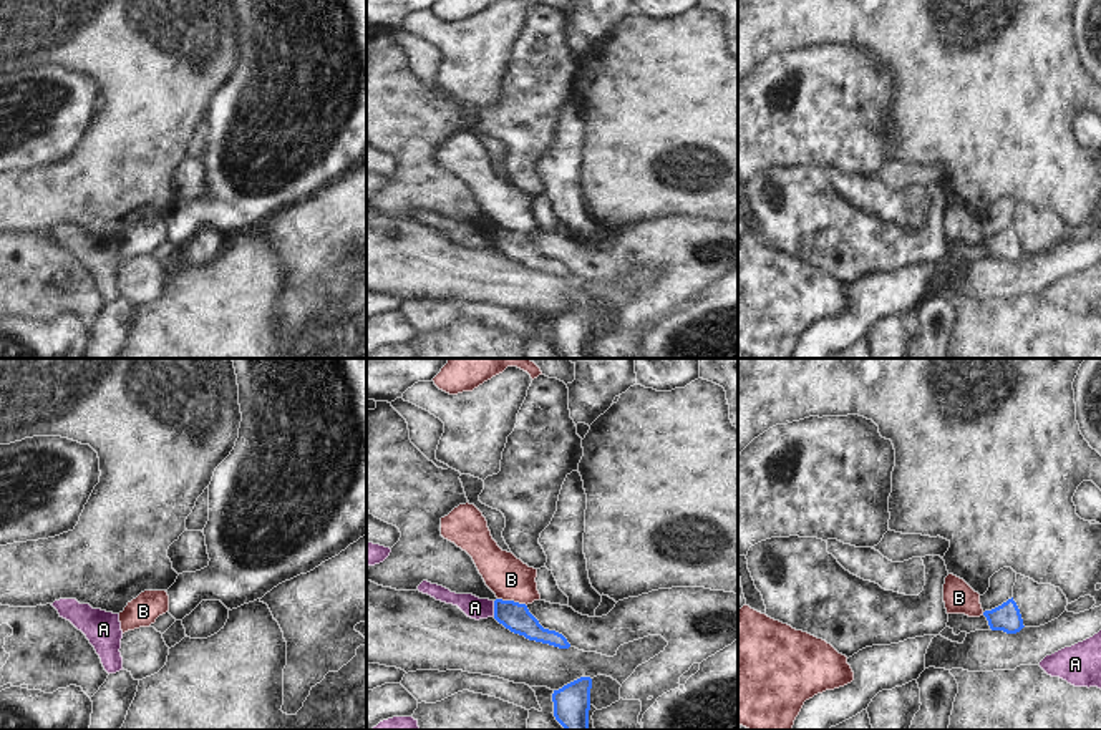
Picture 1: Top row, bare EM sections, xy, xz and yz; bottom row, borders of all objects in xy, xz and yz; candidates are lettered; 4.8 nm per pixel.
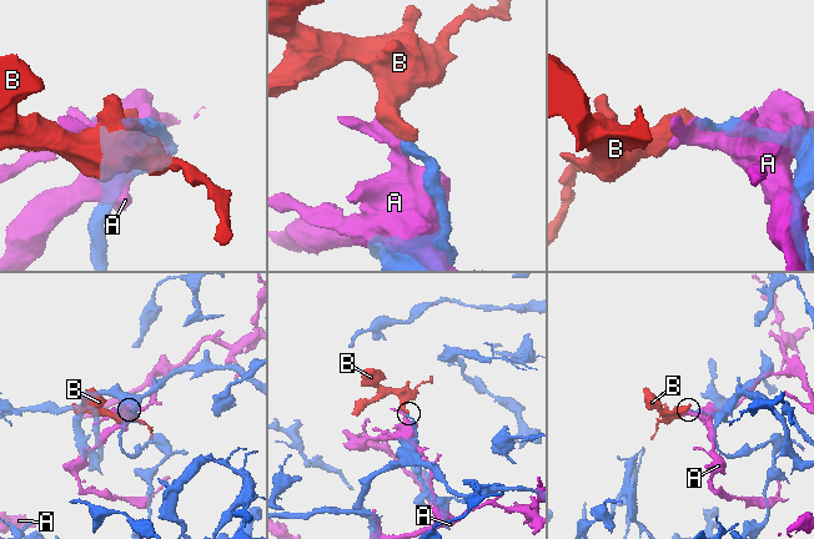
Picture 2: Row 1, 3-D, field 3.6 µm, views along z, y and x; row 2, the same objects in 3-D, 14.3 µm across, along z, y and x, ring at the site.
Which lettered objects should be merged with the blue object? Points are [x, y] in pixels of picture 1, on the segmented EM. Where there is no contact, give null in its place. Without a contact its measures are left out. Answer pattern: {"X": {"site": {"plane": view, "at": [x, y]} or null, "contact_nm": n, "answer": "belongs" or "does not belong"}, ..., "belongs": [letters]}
{"A": {"site": {"plane": "xz", "at": [494, 609]}, "contact_nm": 80, "answer": "does not belong"}, "B": {"site": {"plane": "xz", "at": [513, 601]}, "contact_nm": 150, "answer": "does not belong"}, "belongs": []}

